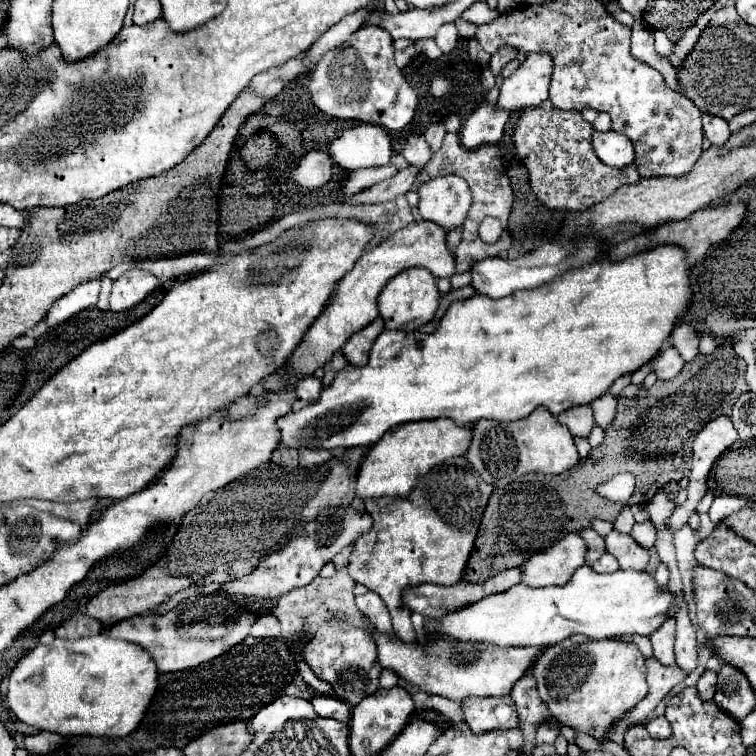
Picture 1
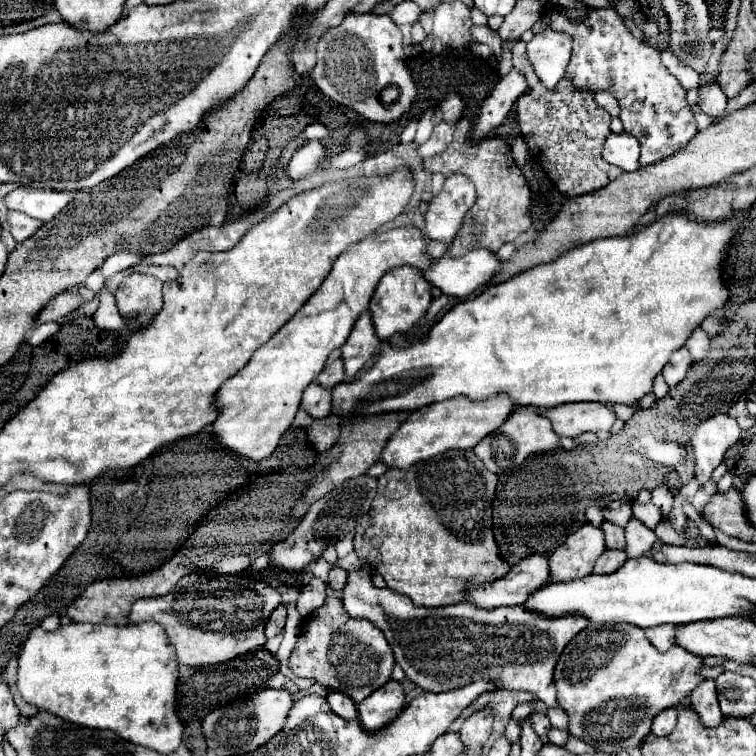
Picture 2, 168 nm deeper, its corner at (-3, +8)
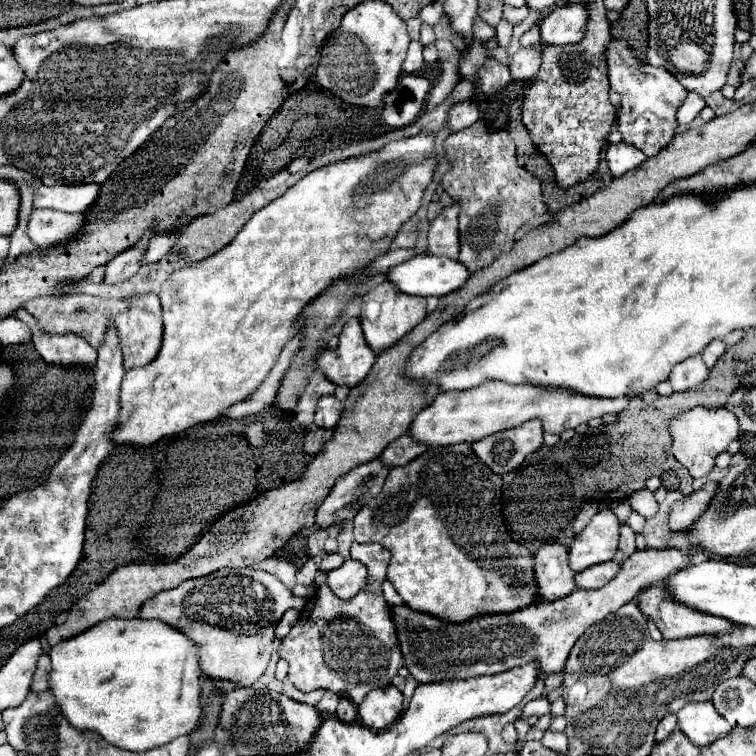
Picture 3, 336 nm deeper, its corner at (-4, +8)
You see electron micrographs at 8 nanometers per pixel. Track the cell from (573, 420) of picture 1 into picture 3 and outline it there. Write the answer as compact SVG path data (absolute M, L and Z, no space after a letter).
M489 380L487 384L479 384L479 388L471 388L471 390L459 390L459 392L441 392L437 394L437 398L433 400L431 406L427 406L423 412L417 414L417 418L411 424L411 434L417 442L423 442L427 446L451 446L451 444L459 444L459 442L477 442L489 434L495 432L503 432L509 428L515 428L517 424L523 424L531 418L541 420L543 430L551 432L551 434L561 434L563 430L571 430L577 428L579 424L585 424L591 418L601 418L603 414L619 414L625 406L627 406L627 396L621 398L591 398L591 396L579 396L579 392L563 392L563 388L559 388L559 392L555 392L555 388L531 388L529 384L507 384L501 380Z

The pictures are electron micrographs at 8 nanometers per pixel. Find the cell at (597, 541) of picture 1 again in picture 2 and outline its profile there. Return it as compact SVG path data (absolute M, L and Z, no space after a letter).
M610 522L602 524L604 536L606 536L606 548L624 548L624 528L618 528Z

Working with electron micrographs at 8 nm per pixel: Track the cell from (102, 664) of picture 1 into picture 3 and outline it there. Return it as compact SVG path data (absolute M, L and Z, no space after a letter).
M109 618L49 652L51 692L75 728L101 734L117 748L145 752L197 728L201 718L199 648L161 620Z

